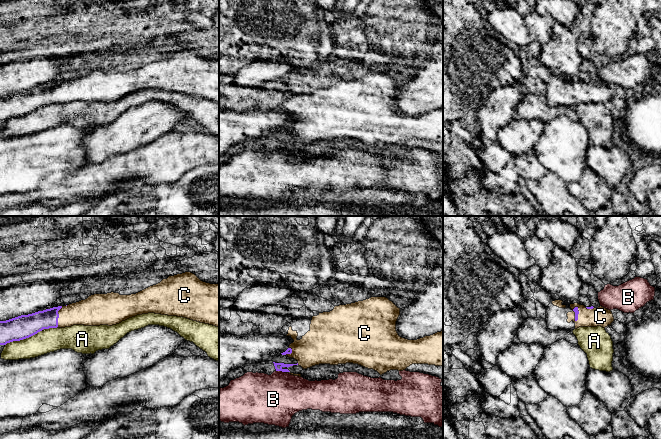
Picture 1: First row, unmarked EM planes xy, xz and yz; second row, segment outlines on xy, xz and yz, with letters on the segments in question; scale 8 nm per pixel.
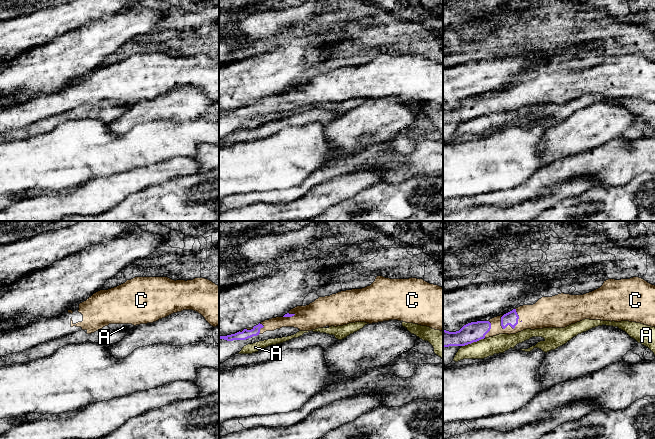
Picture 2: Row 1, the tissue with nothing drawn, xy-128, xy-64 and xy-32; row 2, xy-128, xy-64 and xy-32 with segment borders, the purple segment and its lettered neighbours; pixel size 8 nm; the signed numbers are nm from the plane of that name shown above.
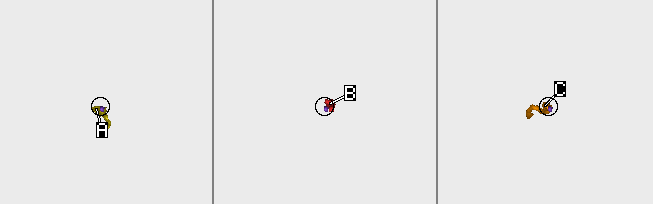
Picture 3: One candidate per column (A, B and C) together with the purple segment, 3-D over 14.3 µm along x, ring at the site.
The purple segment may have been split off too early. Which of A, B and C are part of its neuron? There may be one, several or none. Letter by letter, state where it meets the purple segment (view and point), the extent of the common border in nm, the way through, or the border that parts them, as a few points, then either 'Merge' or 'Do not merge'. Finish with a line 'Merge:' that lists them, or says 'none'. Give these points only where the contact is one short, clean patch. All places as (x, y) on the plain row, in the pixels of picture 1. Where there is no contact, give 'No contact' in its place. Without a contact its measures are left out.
A: Touches purple at xy (23, 114). Shared border 320 nm. Do not merge
B: Touches purple at xz (280, 146). Shared border 70 nm. Boundary: xz (276, 146), (284, 148). Do not merge
C: Touches purple at xy (58, 93). Shared border 180 nm. Merge
Merge: C

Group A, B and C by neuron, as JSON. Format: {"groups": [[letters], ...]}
{"groups": [["A"], ["B"], ["C"]]}

